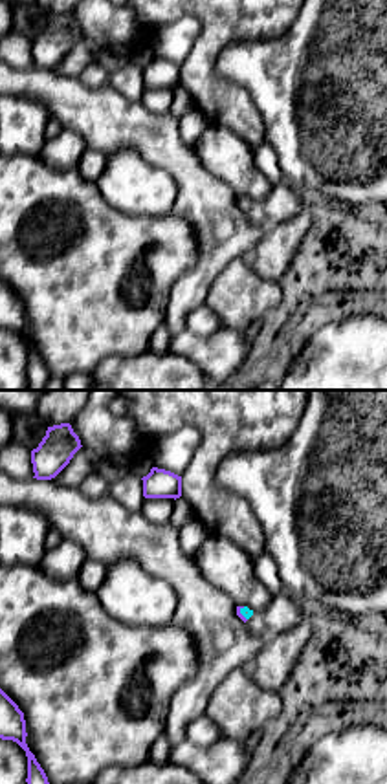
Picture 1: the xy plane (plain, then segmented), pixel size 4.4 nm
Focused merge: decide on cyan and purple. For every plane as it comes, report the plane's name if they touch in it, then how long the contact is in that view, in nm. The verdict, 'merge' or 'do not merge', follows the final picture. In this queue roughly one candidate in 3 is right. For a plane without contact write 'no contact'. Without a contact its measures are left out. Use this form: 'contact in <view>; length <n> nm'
contact in xy; length 70 nm

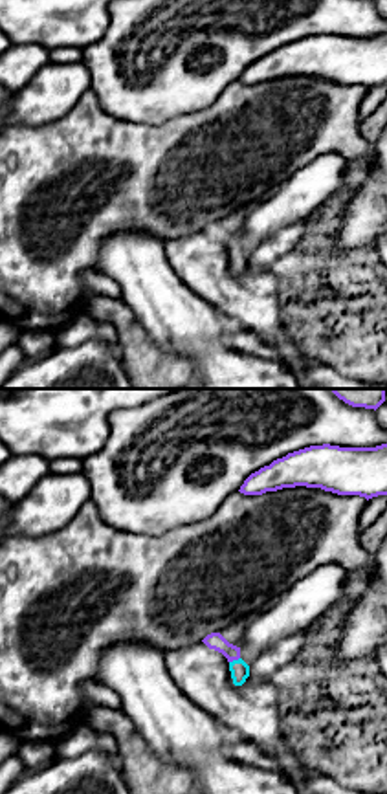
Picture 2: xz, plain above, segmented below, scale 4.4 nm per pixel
contact in xz; length 50 nm

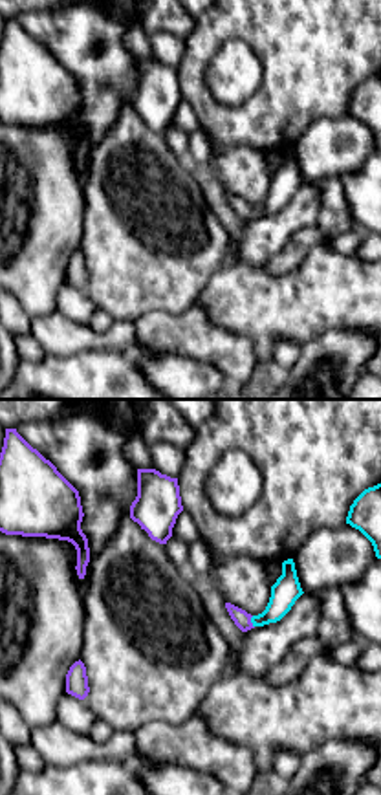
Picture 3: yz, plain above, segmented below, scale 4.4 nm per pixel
contact in yz; length 60 nm

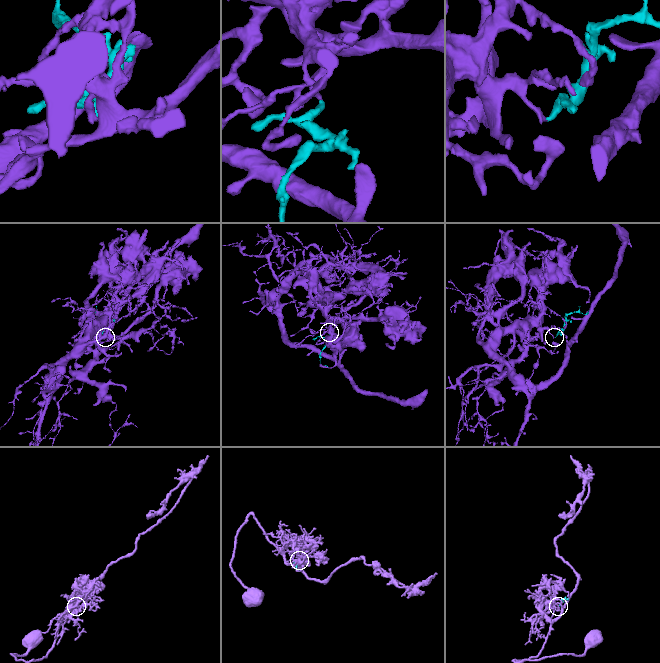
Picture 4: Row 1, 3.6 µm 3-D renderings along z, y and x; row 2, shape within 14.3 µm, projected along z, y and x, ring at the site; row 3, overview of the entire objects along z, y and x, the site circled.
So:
merge

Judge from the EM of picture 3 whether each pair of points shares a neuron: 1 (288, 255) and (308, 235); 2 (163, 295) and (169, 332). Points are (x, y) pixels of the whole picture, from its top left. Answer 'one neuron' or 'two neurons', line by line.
1: one neuron
2: two neurons

